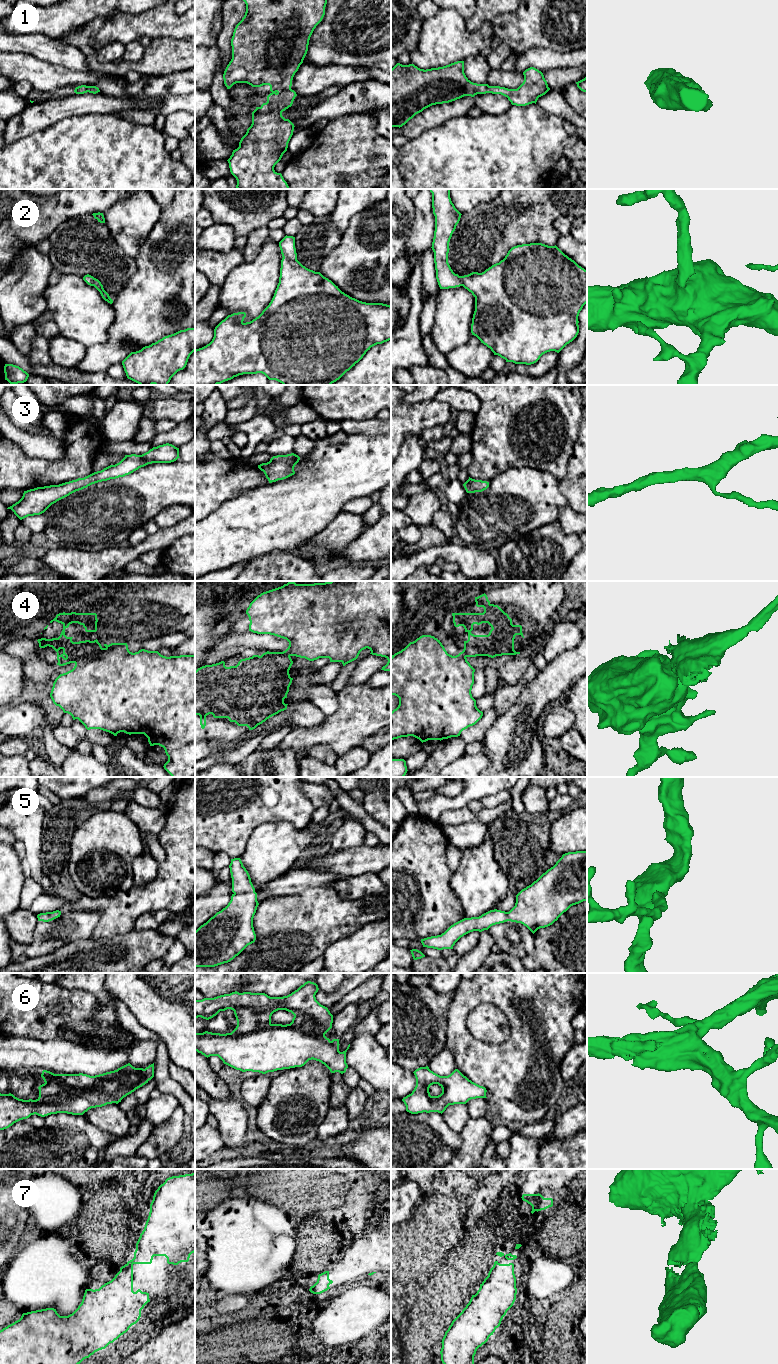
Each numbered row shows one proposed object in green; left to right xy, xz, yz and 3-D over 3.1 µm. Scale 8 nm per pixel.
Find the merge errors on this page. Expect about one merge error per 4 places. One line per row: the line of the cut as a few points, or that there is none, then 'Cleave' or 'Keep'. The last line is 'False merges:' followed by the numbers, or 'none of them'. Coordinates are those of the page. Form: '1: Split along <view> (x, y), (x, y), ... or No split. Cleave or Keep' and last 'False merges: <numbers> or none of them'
1: No split. Keep
2: No split. Keep
3: No split. Keep
4: Split along xy (102, 648), (93, 655), (75, 663). Cleave
5: No split. Keep
6: No split. Keep
7: No split. Keep
False merges: 4

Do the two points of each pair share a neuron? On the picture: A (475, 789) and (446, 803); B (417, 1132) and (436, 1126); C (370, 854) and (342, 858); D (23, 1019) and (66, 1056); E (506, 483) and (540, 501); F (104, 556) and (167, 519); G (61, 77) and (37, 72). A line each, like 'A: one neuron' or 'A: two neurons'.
A: one neuron
B: one neuron
C: one neuron
D: two neurons
E: one neuron
F: two neurons
G: one neuron

